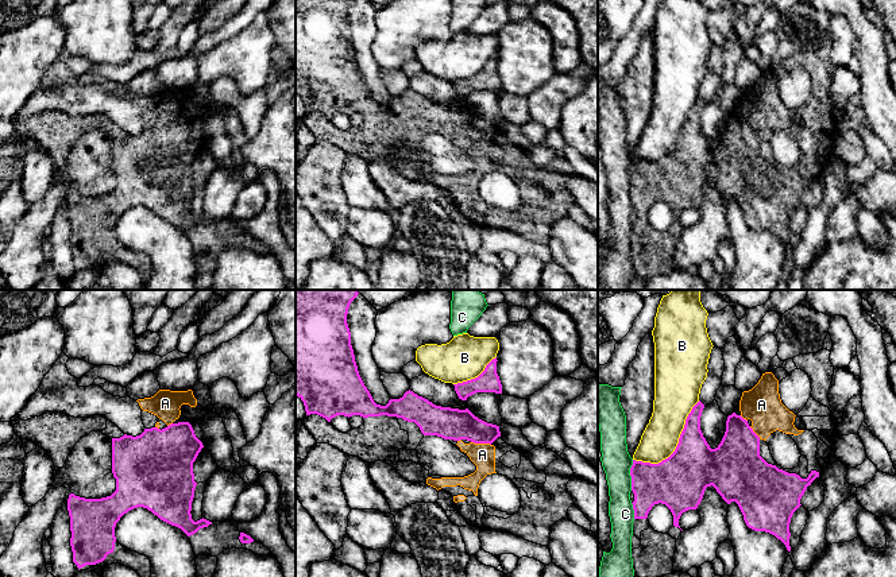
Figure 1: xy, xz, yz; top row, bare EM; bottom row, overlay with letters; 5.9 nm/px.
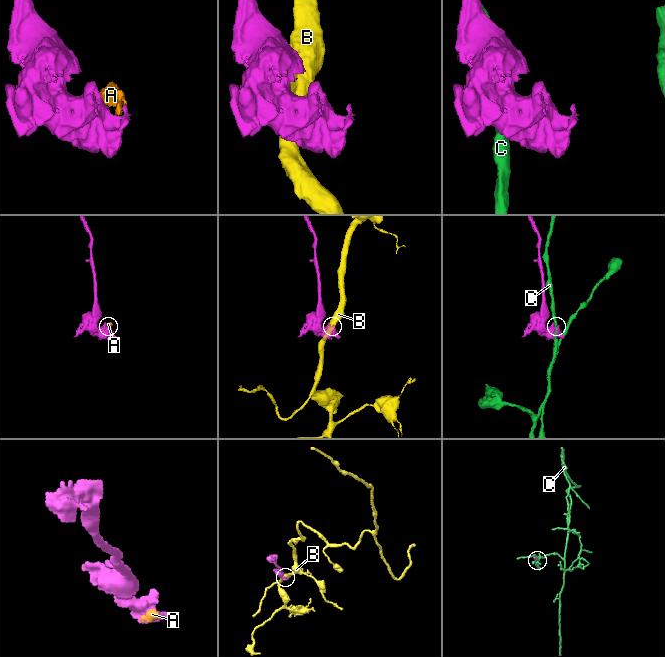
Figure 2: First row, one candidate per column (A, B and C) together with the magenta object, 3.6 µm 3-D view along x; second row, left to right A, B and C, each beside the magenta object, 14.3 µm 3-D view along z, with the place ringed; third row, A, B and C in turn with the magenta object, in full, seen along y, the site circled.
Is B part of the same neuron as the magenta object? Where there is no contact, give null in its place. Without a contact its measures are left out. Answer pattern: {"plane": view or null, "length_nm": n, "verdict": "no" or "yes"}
{"plane": "yz", "length_nm": 550, "verdict": "no"}

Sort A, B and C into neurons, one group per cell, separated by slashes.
A / B / C

